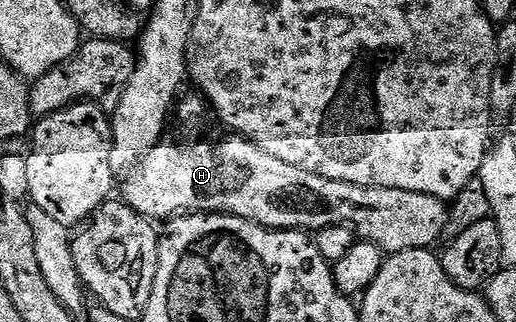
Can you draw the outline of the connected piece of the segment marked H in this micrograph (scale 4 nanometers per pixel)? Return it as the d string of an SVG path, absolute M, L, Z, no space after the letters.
M229 135L226 141L221 141L218 145L193 145L190 149L180 149L177 145L172 145L169 139L162 140L154 149L150 151L144 159L134 167L133 172L124 178L125 194L123 200L126 205L130 205L140 217L148 219L150 222L160 223L168 222L170 219L182 216L187 213L226 213L232 217L242 217L248 221L254 221L260 225L265 225L268 229L300 229L302 231L316 231L327 227L328 225L350 225L358 238L375 243L386 254L398 253L399 251L411 251L412 249L428 249L436 246L436 241L441 236L446 236L447 226L449 224L449 210L446 202L440 201L438 197L423 195L415 191L403 191L402 189L376 189L366 185L356 185L355 183L343 183L335 179L323 179L323 175L315 175L311 171L303 171L291 163L283 163L275 155L263 151L254 141L246 141L240 135Z

